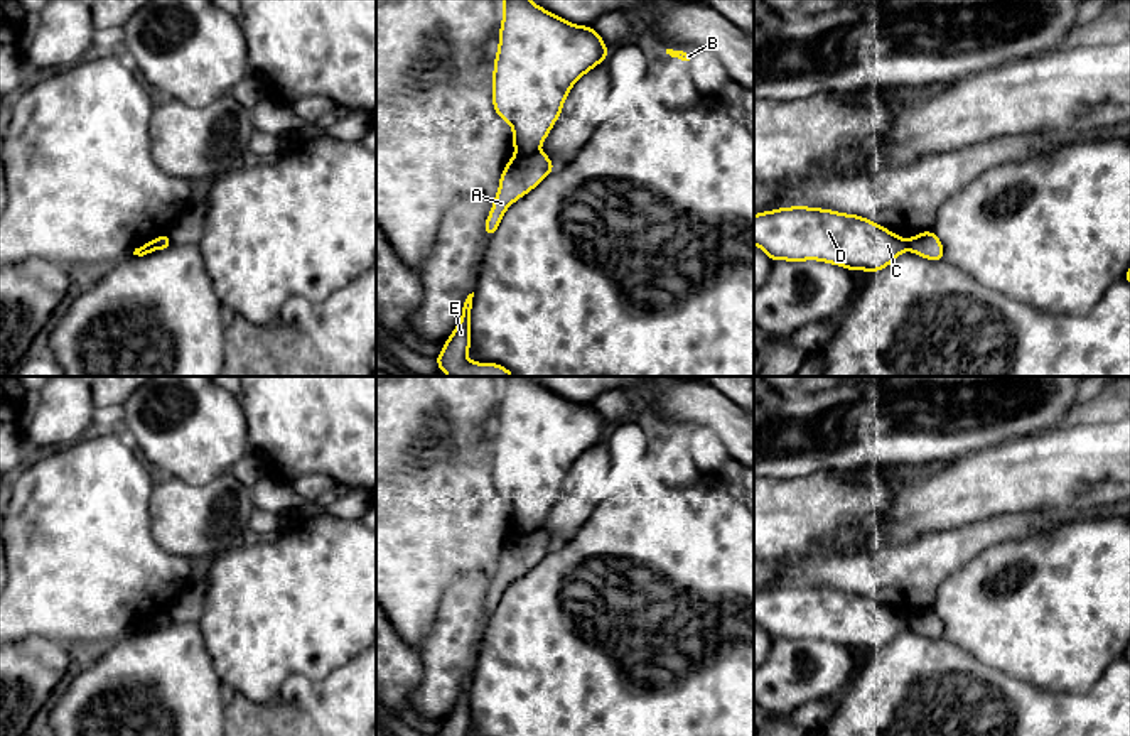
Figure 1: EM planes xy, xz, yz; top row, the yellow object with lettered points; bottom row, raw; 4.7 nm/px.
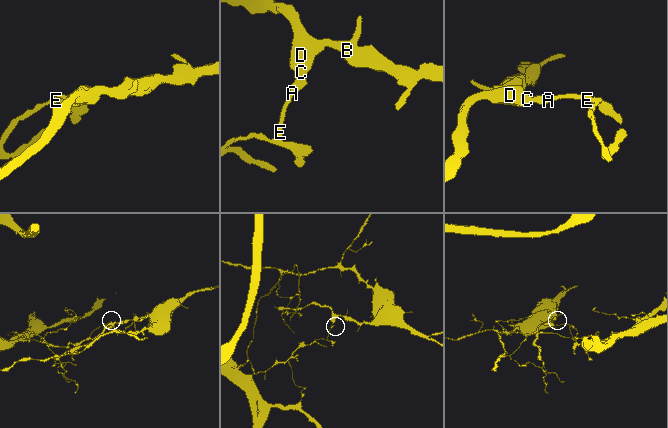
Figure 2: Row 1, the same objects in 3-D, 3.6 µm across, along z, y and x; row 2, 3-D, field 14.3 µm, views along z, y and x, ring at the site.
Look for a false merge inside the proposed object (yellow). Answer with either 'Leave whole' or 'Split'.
Split

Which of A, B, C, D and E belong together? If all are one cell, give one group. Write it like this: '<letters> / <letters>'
A E / B C D

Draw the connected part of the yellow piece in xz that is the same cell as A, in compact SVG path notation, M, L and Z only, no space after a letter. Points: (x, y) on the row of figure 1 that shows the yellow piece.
M543 152L513 155L499 177L499 189L492 201L492 209L487 214L484 233L492 236L506 209L535 189L553 170L555 167L550 157Z

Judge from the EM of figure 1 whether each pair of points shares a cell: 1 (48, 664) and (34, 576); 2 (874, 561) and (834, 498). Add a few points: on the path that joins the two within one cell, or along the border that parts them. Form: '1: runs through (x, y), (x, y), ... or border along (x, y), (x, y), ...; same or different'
1: border along (17, 640), (43, 637), (59, 640), (68, 647); different
2: runs through (874, 544), (874, 532), (850, 508); same

